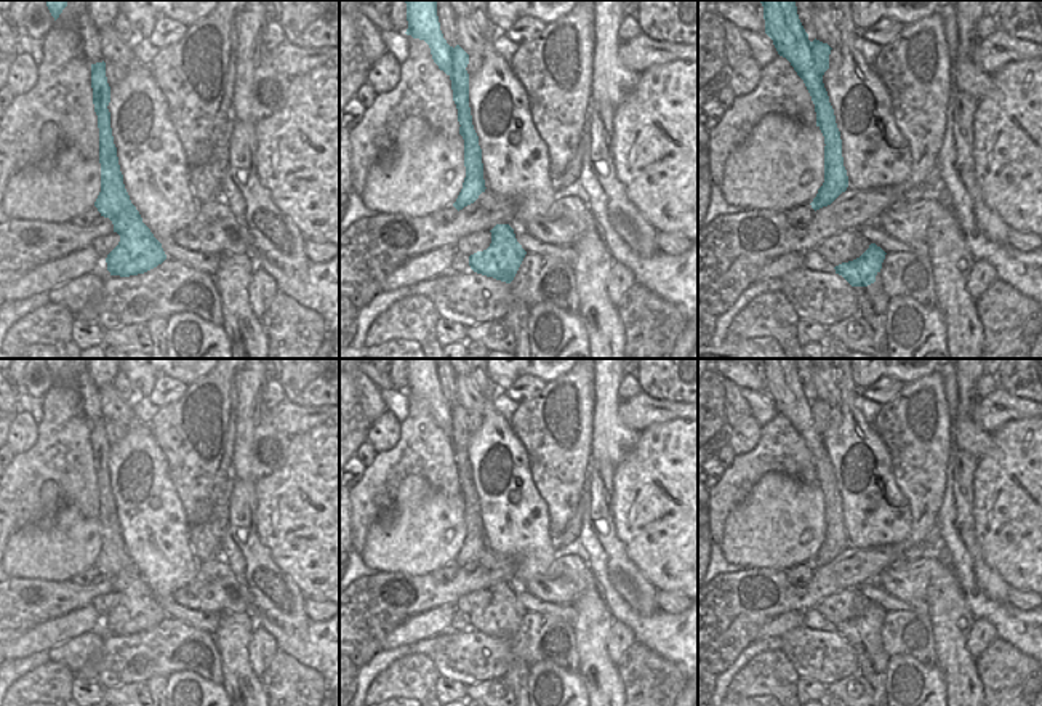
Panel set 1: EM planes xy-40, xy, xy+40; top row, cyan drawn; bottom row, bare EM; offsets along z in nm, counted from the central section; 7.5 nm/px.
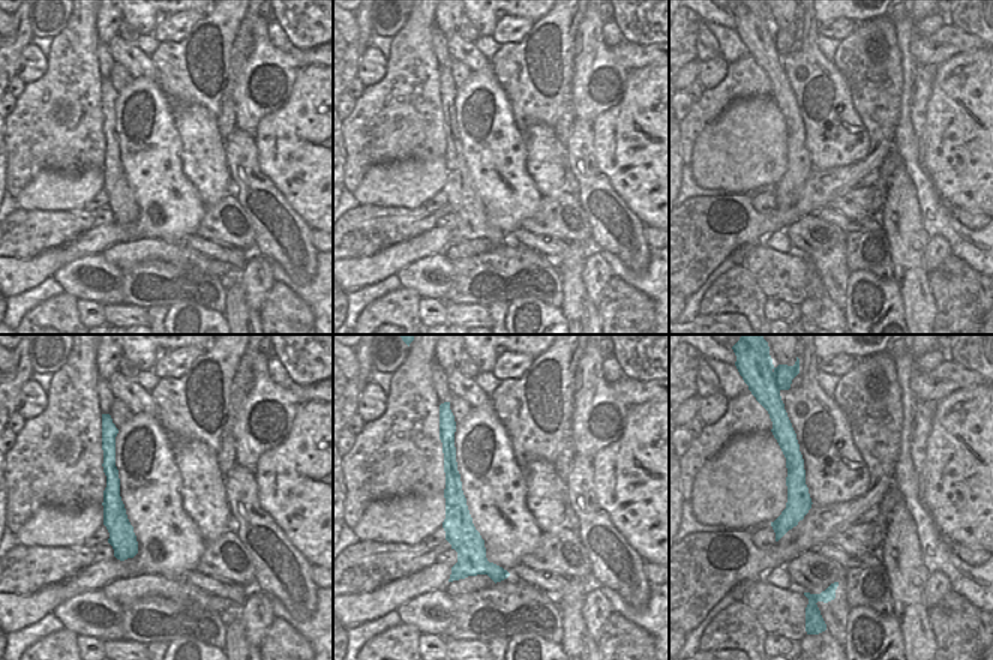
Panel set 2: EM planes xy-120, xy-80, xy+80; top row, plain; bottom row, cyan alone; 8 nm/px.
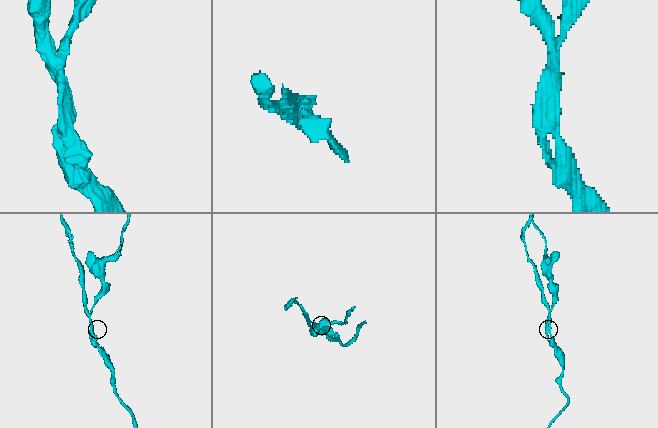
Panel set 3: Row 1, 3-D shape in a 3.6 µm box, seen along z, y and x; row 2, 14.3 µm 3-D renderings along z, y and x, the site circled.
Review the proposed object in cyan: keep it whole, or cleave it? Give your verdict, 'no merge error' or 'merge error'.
merge error

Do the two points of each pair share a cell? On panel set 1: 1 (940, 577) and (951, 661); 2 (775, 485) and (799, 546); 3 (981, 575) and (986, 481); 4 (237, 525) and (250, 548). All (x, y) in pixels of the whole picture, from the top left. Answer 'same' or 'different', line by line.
1: same
2: same
3: different
4: same

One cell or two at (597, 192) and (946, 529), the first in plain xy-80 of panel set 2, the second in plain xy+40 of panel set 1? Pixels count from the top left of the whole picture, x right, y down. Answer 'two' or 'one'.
two

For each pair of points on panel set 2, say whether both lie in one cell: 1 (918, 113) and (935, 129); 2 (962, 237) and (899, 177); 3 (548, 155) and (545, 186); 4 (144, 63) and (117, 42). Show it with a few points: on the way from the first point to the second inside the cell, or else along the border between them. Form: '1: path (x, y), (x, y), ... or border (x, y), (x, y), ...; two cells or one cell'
1: border (932, 86), (929, 102), (924, 108), (921, 155); two cells
2: border (902, 162), (915, 191), (918, 216), (924, 228); two cells
3: path (546, 162), (546, 179); one cell
4: path (137, 63), (123, 50); one cell

